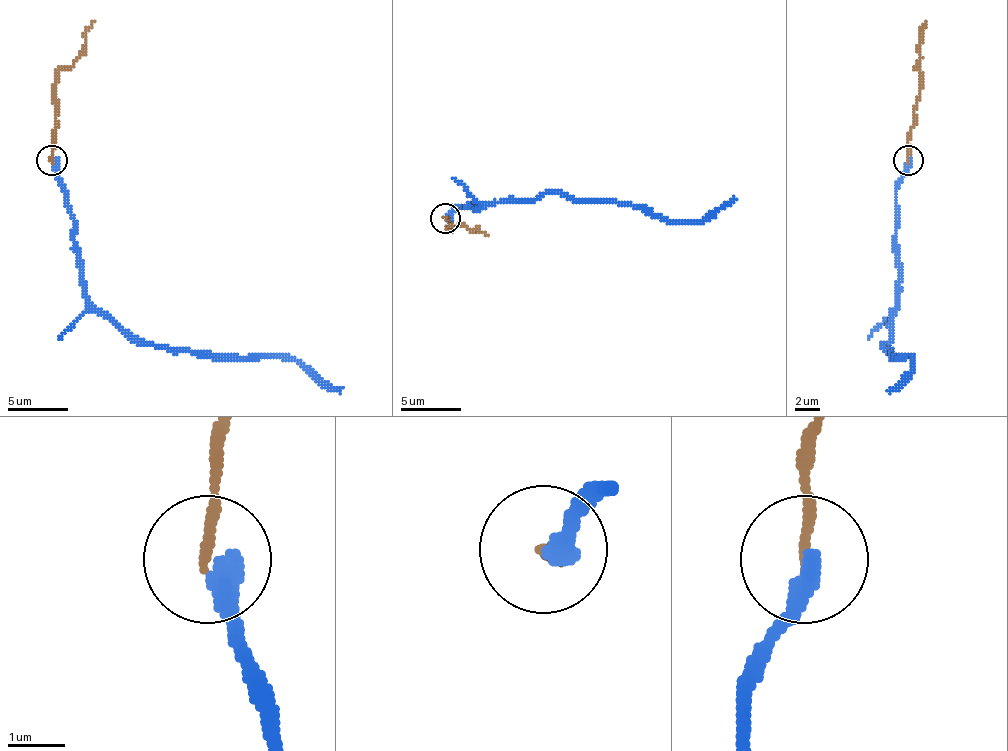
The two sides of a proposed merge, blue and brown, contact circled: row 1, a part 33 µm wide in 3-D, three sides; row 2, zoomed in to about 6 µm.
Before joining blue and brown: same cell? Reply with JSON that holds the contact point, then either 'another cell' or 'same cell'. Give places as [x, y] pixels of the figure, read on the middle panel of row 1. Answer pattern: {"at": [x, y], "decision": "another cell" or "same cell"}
{"at": [445, 218], "decision": "another cell"}

